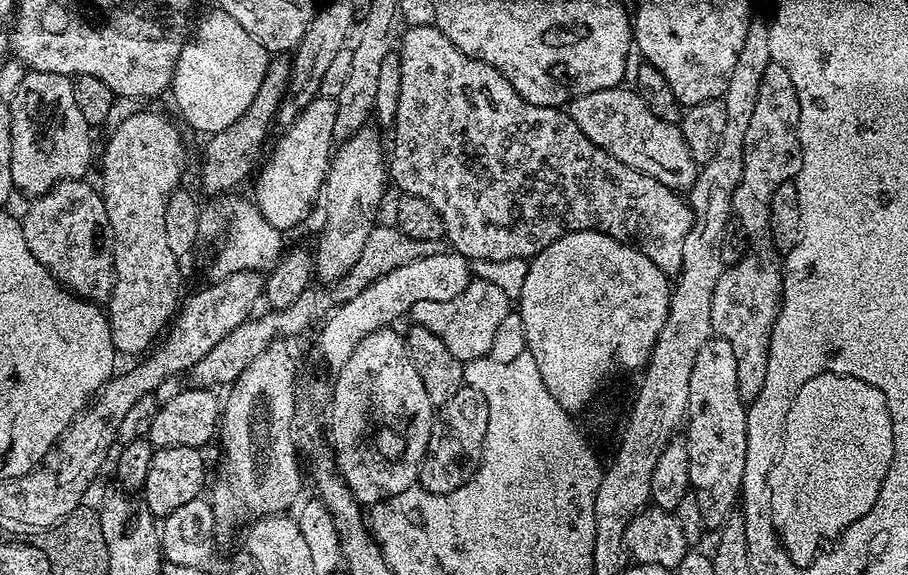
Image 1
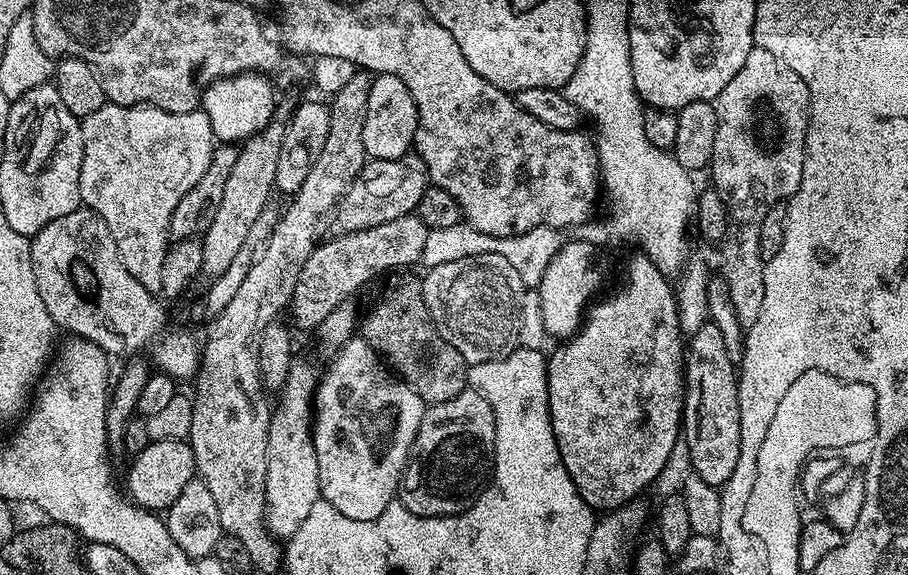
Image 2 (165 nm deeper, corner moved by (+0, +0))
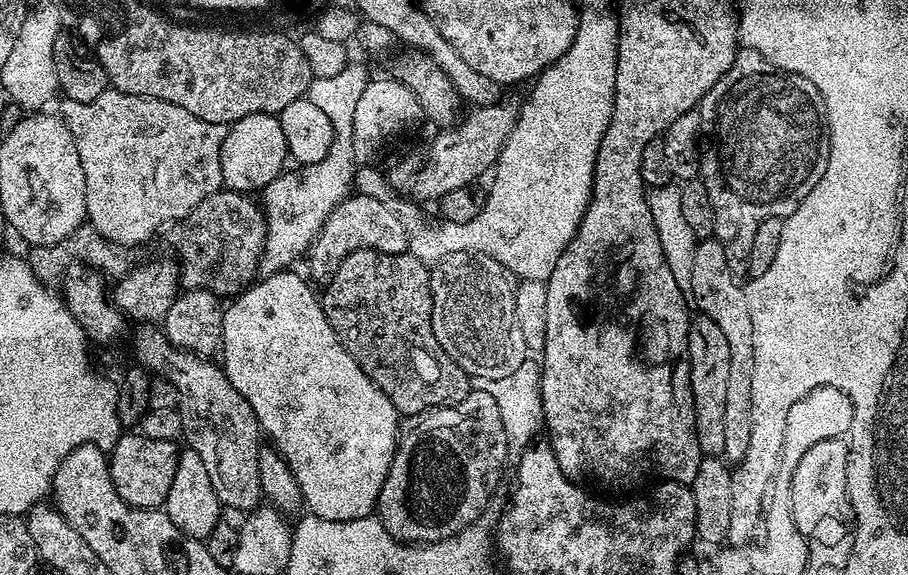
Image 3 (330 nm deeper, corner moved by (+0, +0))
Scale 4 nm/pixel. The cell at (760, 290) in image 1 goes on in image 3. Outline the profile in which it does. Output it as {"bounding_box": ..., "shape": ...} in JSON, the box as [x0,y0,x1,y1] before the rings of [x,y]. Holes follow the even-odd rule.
{"bounding_box":[698,48,830,277],"shape":[[[744,48],[737,51],[734,62],[698,105],[700,113],[700,174],[706,194],[714,206],[714,238],[728,251],[732,273],[743,277],[748,271],[748,251],[754,242],[754,233],[766,218],[786,217],[814,190],[818,178],[826,170],[830,154],[828,115],[822,94],[814,82],[806,82],[798,74],[783,72],[762,54]]]}

